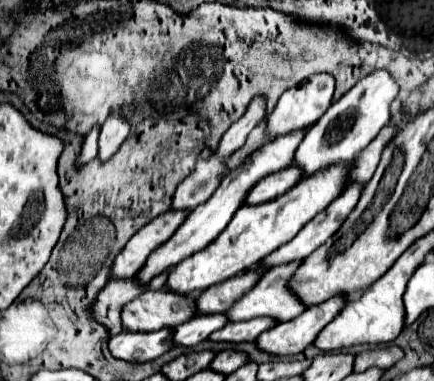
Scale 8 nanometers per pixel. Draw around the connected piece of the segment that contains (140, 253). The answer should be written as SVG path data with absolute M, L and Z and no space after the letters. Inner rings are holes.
M167 211L147 223L143 229L139 229L139 233L135 233L125 245L125 249L115 257L111 265L111 279L133 277L143 267L143 261L149 257L149 253L157 249L161 241L167 241L167 237L175 233L175 229L183 223L185 217L187 213Z

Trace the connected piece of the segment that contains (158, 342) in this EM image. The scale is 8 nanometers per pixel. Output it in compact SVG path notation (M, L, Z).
M171 329L155 333L119 333L109 339L109 351L115 359L127 363L147 363L171 349Z

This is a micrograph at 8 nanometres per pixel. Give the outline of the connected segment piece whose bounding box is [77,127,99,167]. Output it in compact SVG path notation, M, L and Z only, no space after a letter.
M99 127L95 131L91 131L85 139L83 139L83 149L79 153L79 159L77 159L77 167L85 165L87 161L95 159L95 153L97 153L97 139L99 139Z

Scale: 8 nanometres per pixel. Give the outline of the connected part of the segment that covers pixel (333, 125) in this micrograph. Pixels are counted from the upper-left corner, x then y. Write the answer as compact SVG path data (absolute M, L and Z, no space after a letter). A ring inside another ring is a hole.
M375 71L371 77L363 77L363 81L359 81L359 85L347 91L339 101L335 101L327 113L311 129L307 129L303 141L295 149L293 165L301 169L301 179L311 177L325 167L353 161L355 153L365 149L371 139L375 139L375 133L379 133L379 129L389 121L389 105L397 93L399 89L395 89L391 75Z

